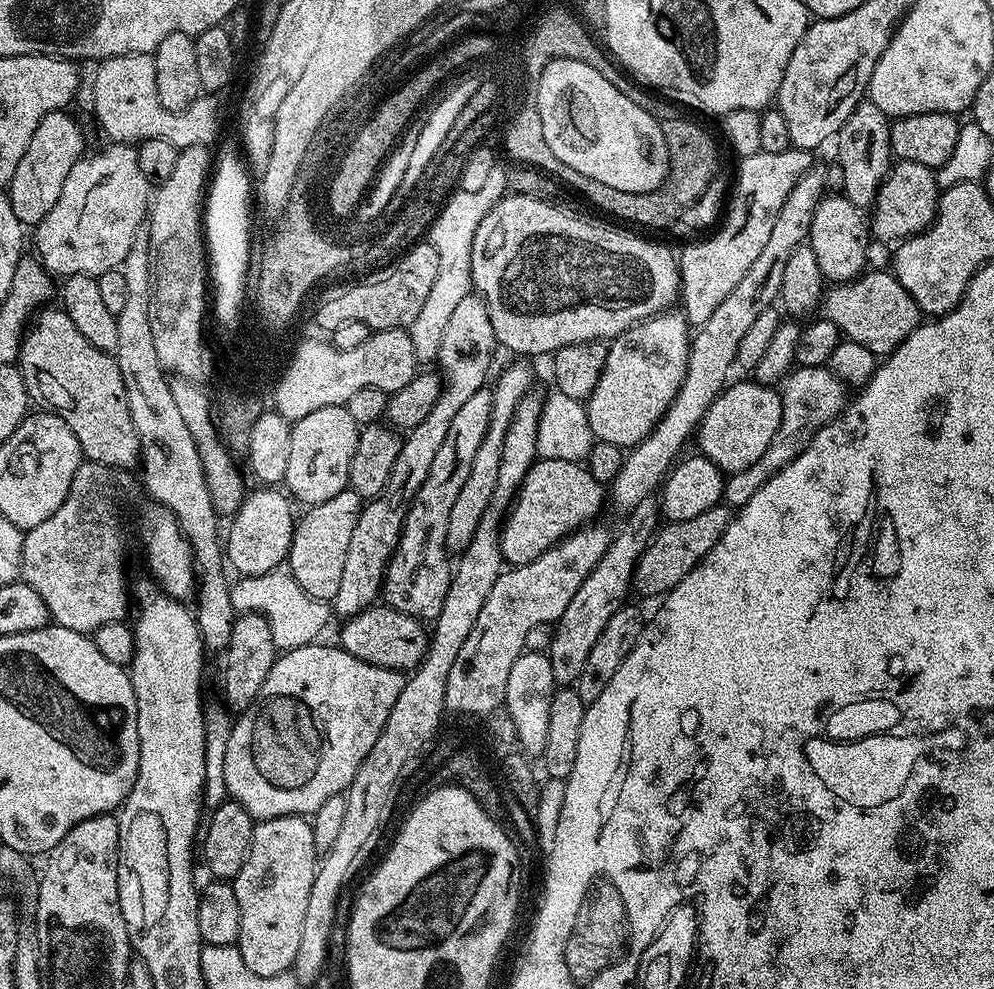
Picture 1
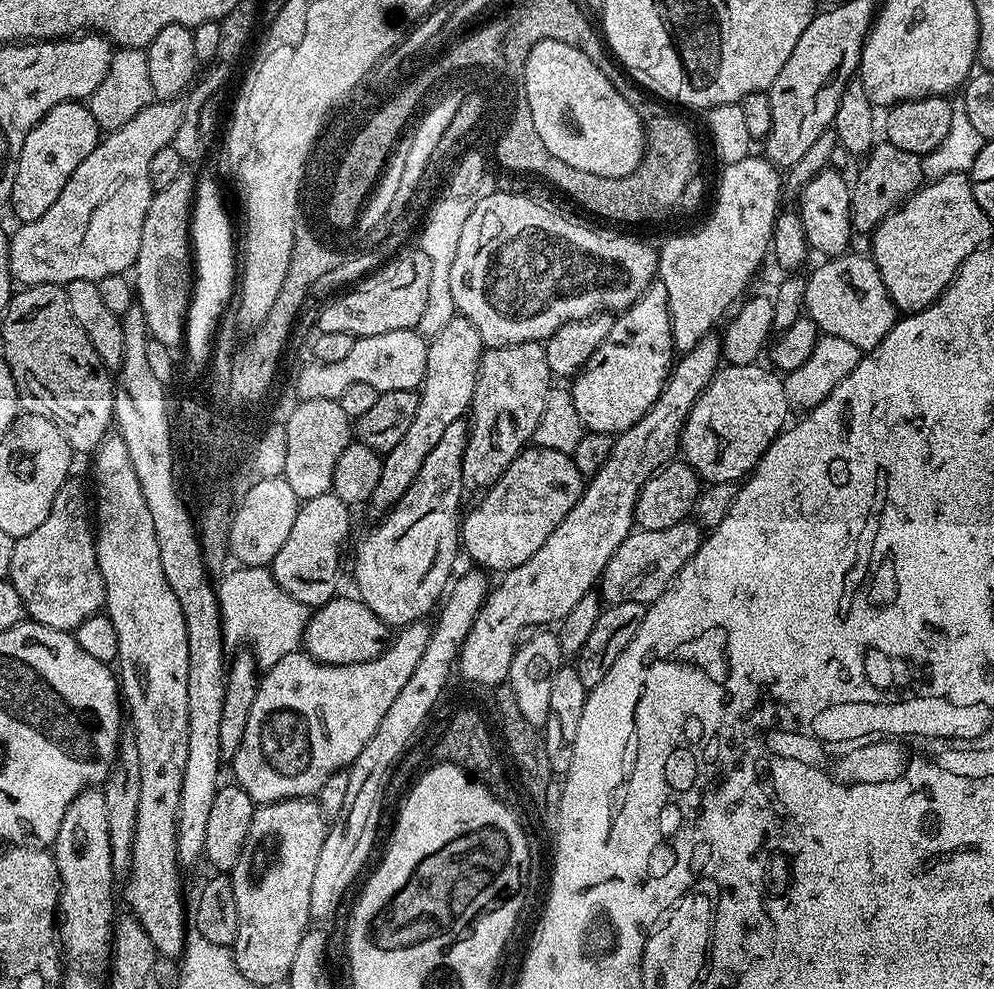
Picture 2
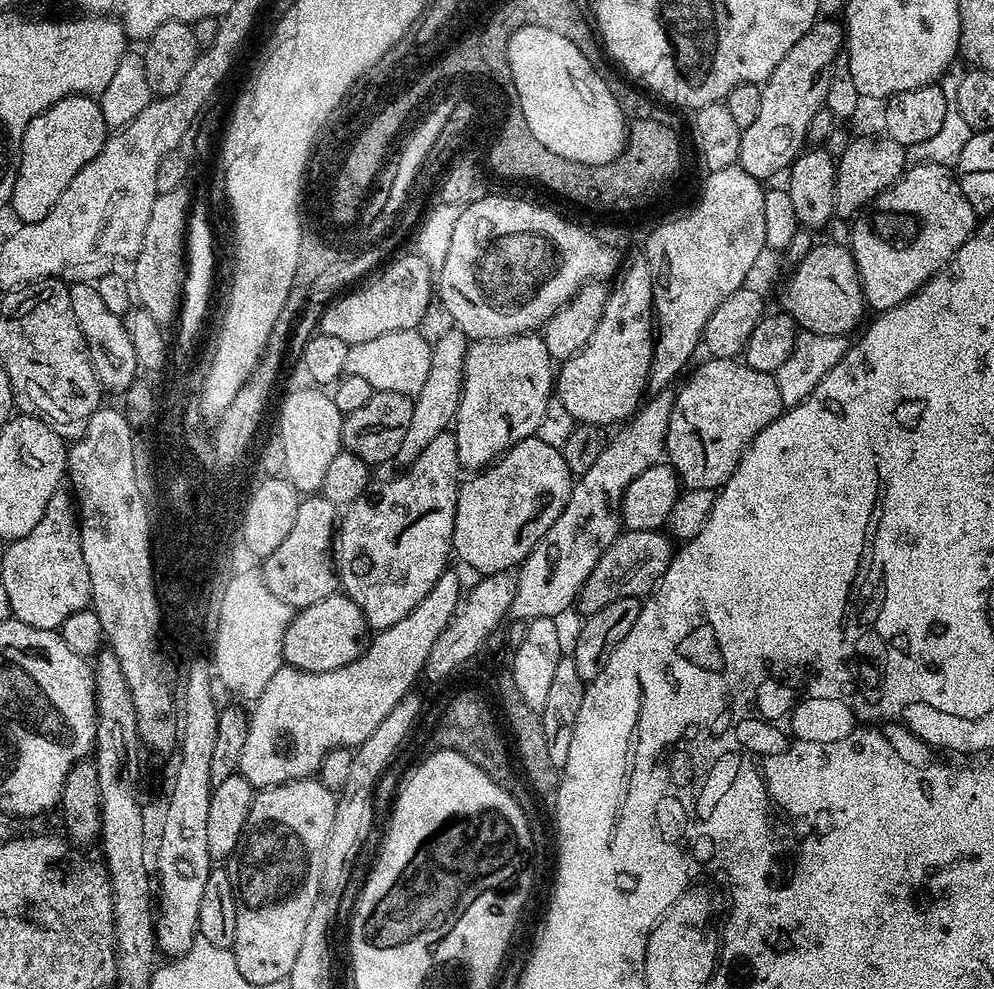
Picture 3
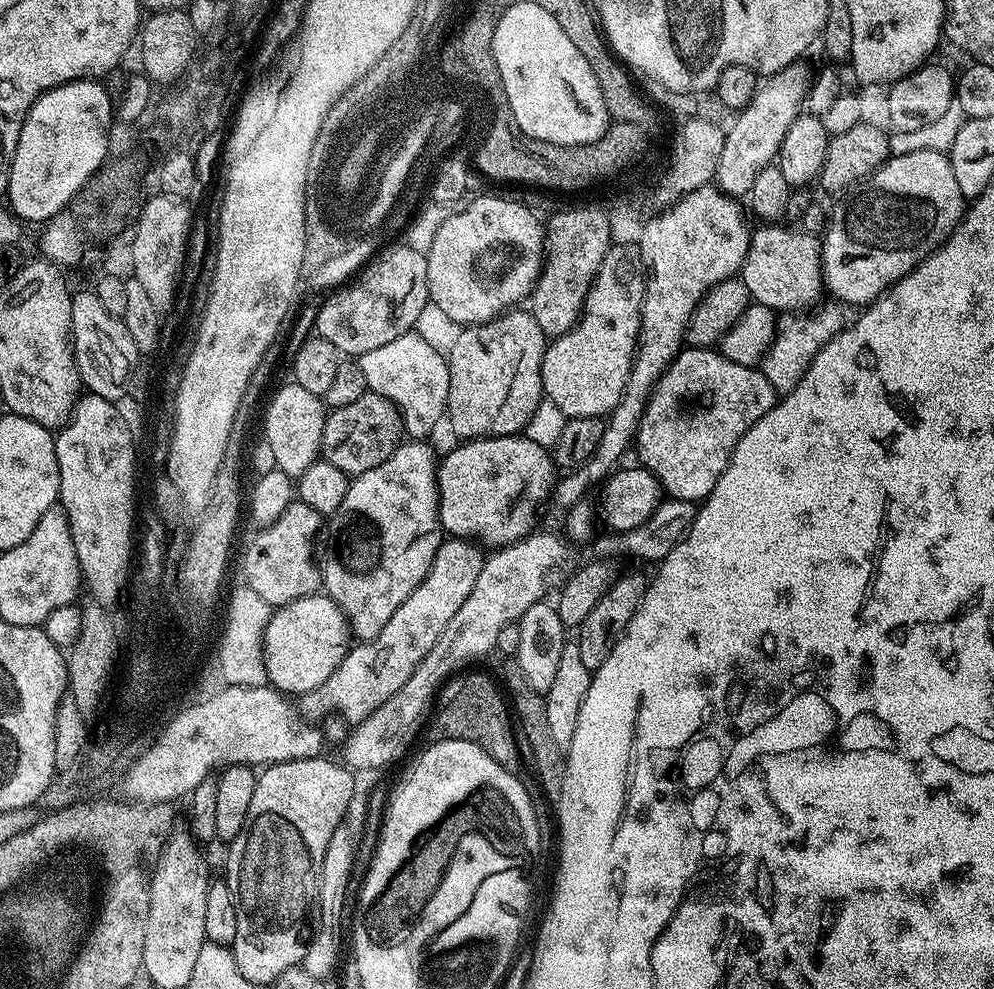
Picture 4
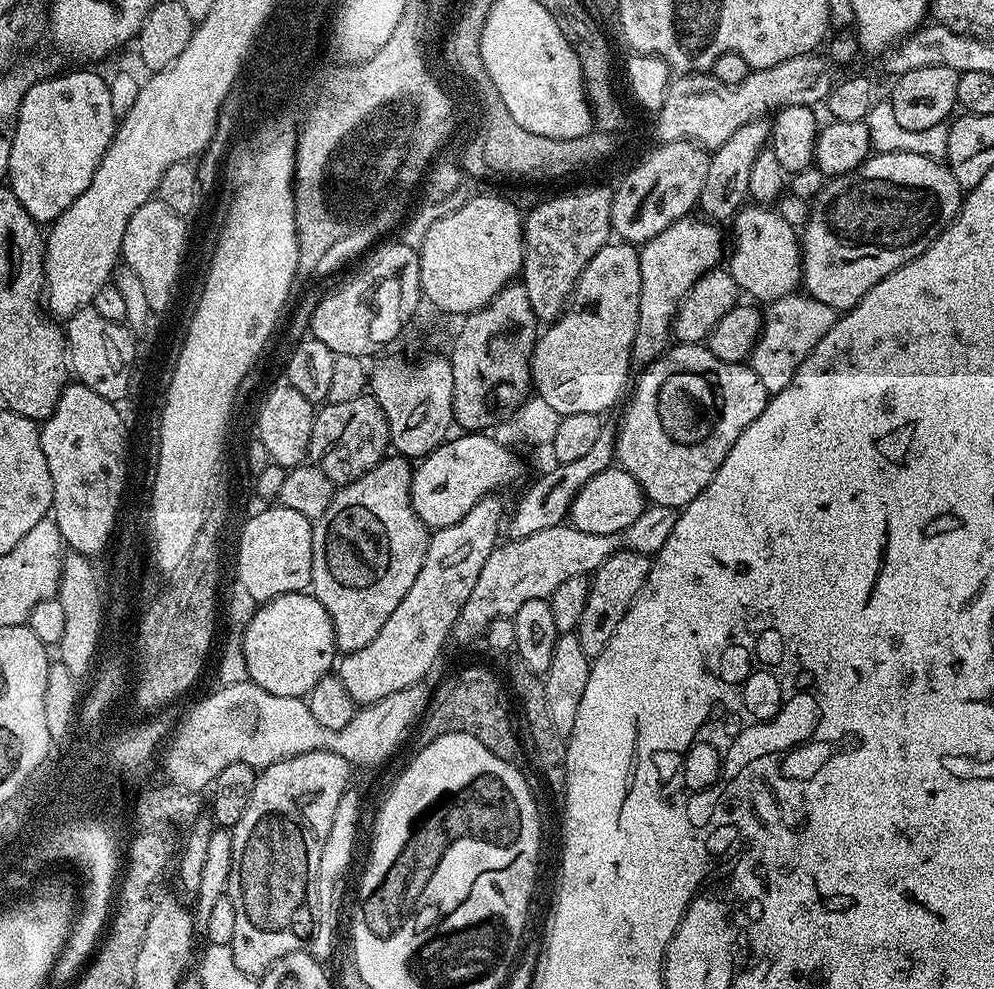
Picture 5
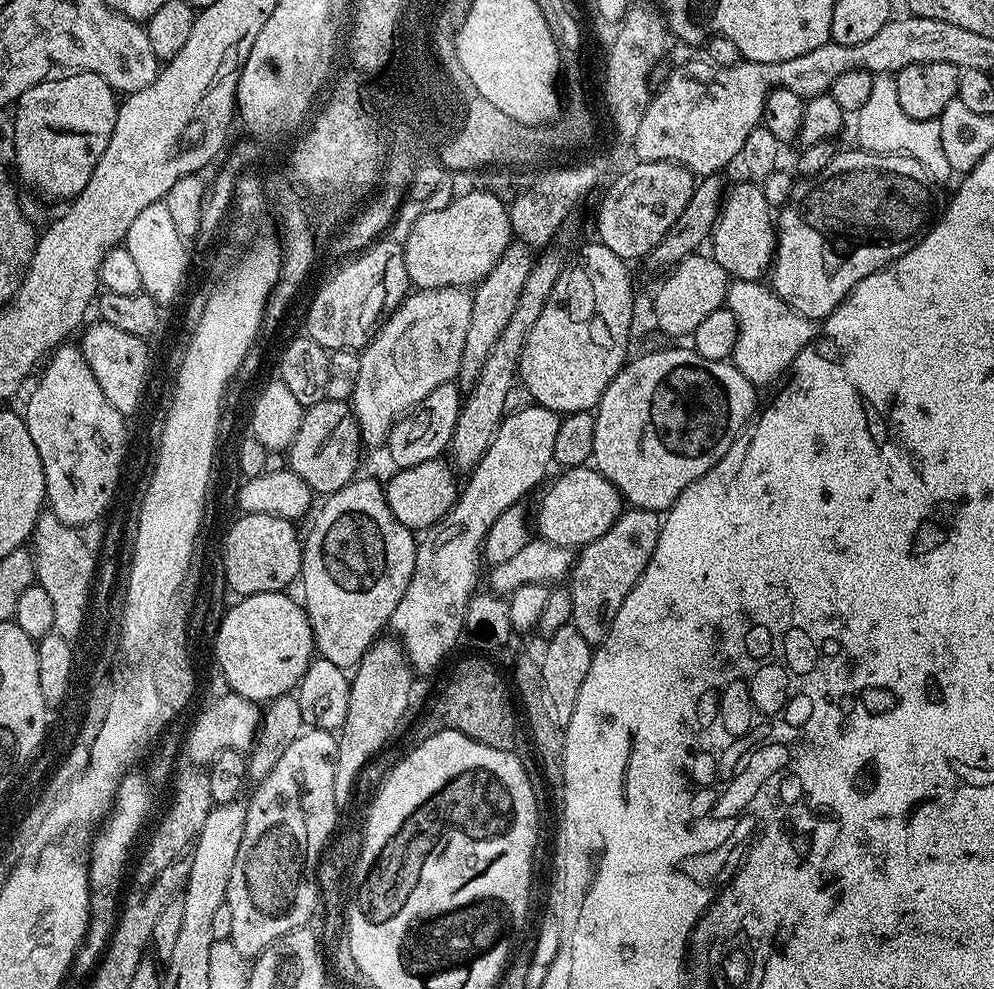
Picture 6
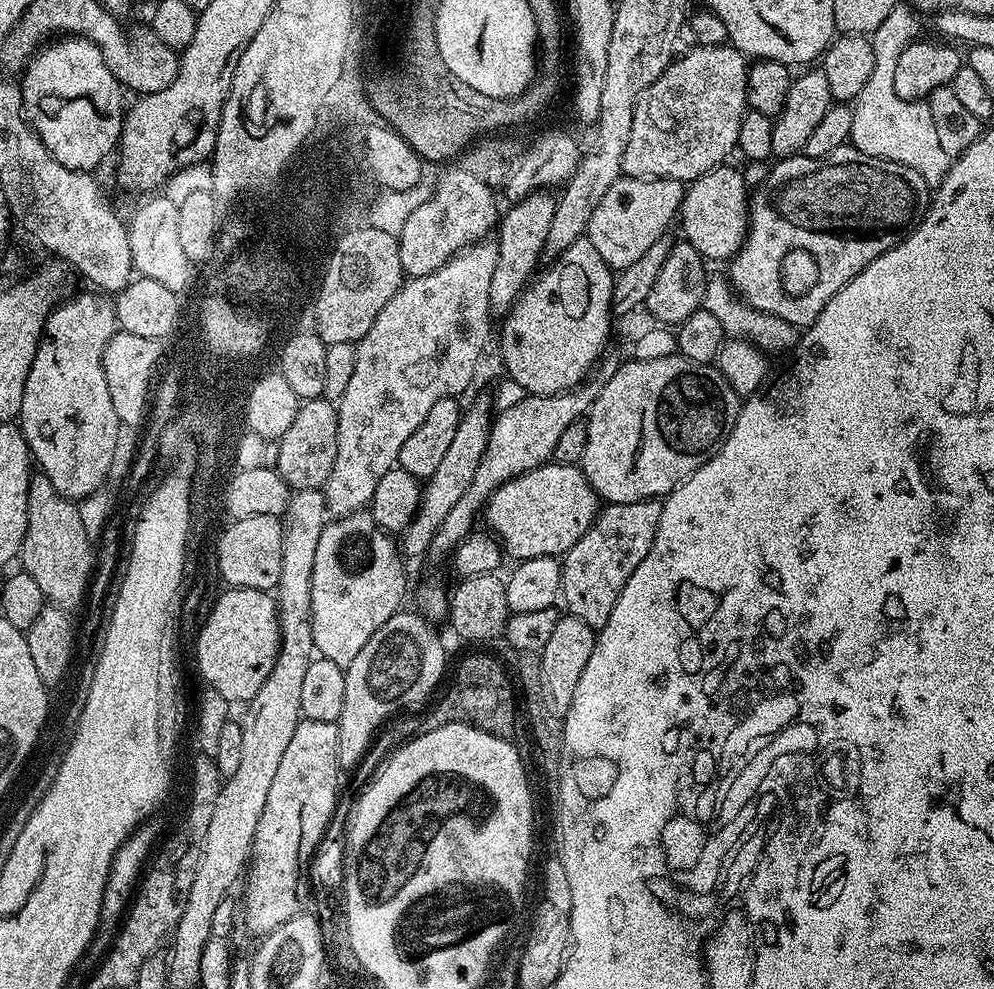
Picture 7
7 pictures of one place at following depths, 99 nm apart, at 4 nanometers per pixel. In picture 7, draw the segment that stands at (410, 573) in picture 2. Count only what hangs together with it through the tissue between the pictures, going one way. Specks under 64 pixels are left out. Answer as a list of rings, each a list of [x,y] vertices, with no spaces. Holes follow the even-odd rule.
[[[371,511],[351,512],[324,525],[314,554],[310,592],[312,646],[321,657],[347,668],[370,642],[370,634],[401,611],[408,580],[400,558],[397,541],[377,526]]]

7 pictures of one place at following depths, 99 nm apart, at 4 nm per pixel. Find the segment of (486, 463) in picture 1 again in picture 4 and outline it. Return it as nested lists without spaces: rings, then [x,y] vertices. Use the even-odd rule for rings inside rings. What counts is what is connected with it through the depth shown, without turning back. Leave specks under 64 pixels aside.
[[[509,310],[494,320],[487,320],[484,324],[469,324],[457,332],[460,333],[453,338],[452,345],[446,348],[450,370],[446,424],[452,427],[453,434],[457,436],[455,439],[463,442],[484,440],[488,436],[515,436],[523,433],[545,397],[542,386],[542,358],[546,337],[542,334],[542,326],[534,322],[531,311]]]

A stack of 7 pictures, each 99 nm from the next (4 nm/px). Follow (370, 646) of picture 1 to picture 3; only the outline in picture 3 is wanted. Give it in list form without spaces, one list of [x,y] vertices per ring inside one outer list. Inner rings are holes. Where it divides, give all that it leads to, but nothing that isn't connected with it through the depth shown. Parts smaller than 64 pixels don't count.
[[[337,594],[293,615],[284,639],[284,664],[307,672],[338,670],[364,655],[369,643],[370,629],[362,610],[349,596]]]

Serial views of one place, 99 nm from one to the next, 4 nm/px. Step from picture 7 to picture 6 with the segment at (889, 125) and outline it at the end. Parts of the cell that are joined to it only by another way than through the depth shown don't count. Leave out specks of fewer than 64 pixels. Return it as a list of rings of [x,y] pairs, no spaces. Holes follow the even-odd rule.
[[[880,74],[872,81],[870,98],[866,98],[866,106],[862,106],[855,113],[856,136],[860,139],[859,147],[866,152],[877,152],[880,156],[909,156],[922,162],[922,170],[930,174],[930,178],[937,182],[953,179],[954,173],[942,150],[939,119],[919,120],[910,118],[906,110],[898,103],[896,81],[891,75]]]

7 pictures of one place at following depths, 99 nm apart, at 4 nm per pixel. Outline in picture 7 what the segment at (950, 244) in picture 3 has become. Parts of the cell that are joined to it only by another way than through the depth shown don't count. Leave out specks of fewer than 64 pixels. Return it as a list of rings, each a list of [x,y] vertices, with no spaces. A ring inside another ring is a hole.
[[[851,146],[834,150],[817,160],[801,154],[777,159],[775,163],[776,165],[772,169],[767,169],[766,175],[755,185],[754,191],[751,193],[748,201],[748,237],[744,240],[743,247],[730,261],[730,267],[732,267],[730,281],[735,295],[750,307],[767,315],[777,316],[792,325],[807,326],[816,321],[818,314],[822,314],[826,302],[830,302],[830,298],[834,298],[834,294],[838,294],[838,290],[842,290],[842,286],[846,286],[846,282],[850,282],[859,272],[866,270],[866,266],[870,266],[870,262],[874,262],[874,258],[886,254],[886,250],[890,250],[895,244],[900,243],[923,220],[932,203],[933,193],[929,189],[926,178],[922,178],[922,174],[918,174],[918,170],[910,170],[910,166],[902,166],[898,162],[867,156],[862,154],[862,150]]]

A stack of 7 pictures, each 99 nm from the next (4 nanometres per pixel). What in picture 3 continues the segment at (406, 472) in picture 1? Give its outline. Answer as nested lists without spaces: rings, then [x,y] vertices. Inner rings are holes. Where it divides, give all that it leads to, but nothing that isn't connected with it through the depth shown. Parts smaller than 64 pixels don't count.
[[[449,327],[449,332],[441,334],[432,344],[432,357],[430,358],[430,374],[426,374],[426,383],[422,390],[414,397],[414,418],[410,418],[410,430],[398,446],[395,463],[400,466],[412,464],[438,438],[438,434],[449,431],[450,425],[455,421],[458,402],[464,385],[464,363],[470,343],[467,336],[459,328]]]

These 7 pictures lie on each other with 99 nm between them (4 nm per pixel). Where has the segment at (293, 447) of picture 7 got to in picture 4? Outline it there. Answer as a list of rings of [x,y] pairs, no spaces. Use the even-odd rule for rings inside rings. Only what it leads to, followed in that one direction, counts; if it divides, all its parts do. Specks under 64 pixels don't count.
[[[366,391],[362,398],[350,402],[350,406],[331,409],[324,417],[324,430],[320,451],[323,459],[338,466],[349,477],[361,476],[366,470],[374,470],[405,439],[404,420],[391,400],[376,392]]]

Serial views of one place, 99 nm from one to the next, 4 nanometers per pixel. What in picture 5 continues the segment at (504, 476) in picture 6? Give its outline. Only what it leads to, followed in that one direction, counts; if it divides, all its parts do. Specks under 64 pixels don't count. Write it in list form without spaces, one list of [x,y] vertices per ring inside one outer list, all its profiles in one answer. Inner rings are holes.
[[[496,494],[482,497],[454,526],[437,528],[429,535],[422,570],[418,570],[414,586],[406,590],[406,598],[402,598],[394,614],[386,618],[386,626],[378,630],[378,638],[374,638],[370,646],[349,652],[339,661],[338,676],[356,706],[376,704],[398,690],[406,690],[406,686],[421,683],[435,666],[448,636],[450,640],[453,635],[466,598],[470,598],[478,583],[486,558],[490,558],[498,543],[496,531],[499,528],[501,531],[501,521],[506,516],[506,508],[504,512],[499,498]]]

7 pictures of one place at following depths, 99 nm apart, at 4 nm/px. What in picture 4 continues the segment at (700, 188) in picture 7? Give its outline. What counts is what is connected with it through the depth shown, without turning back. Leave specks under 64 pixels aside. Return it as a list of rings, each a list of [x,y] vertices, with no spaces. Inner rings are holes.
[[[760,226],[752,233],[752,244],[748,247],[748,254],[744,259],[744,266],[738,276],[743,280],[746,290],[750,290],[753,301],[762,306],[770,306],[777,314],[800,314],[811,304],[821,303],[820,295],[826,292],[825,269],[822,263],[822,244],[808,232],[789,230],[784,226]]]

